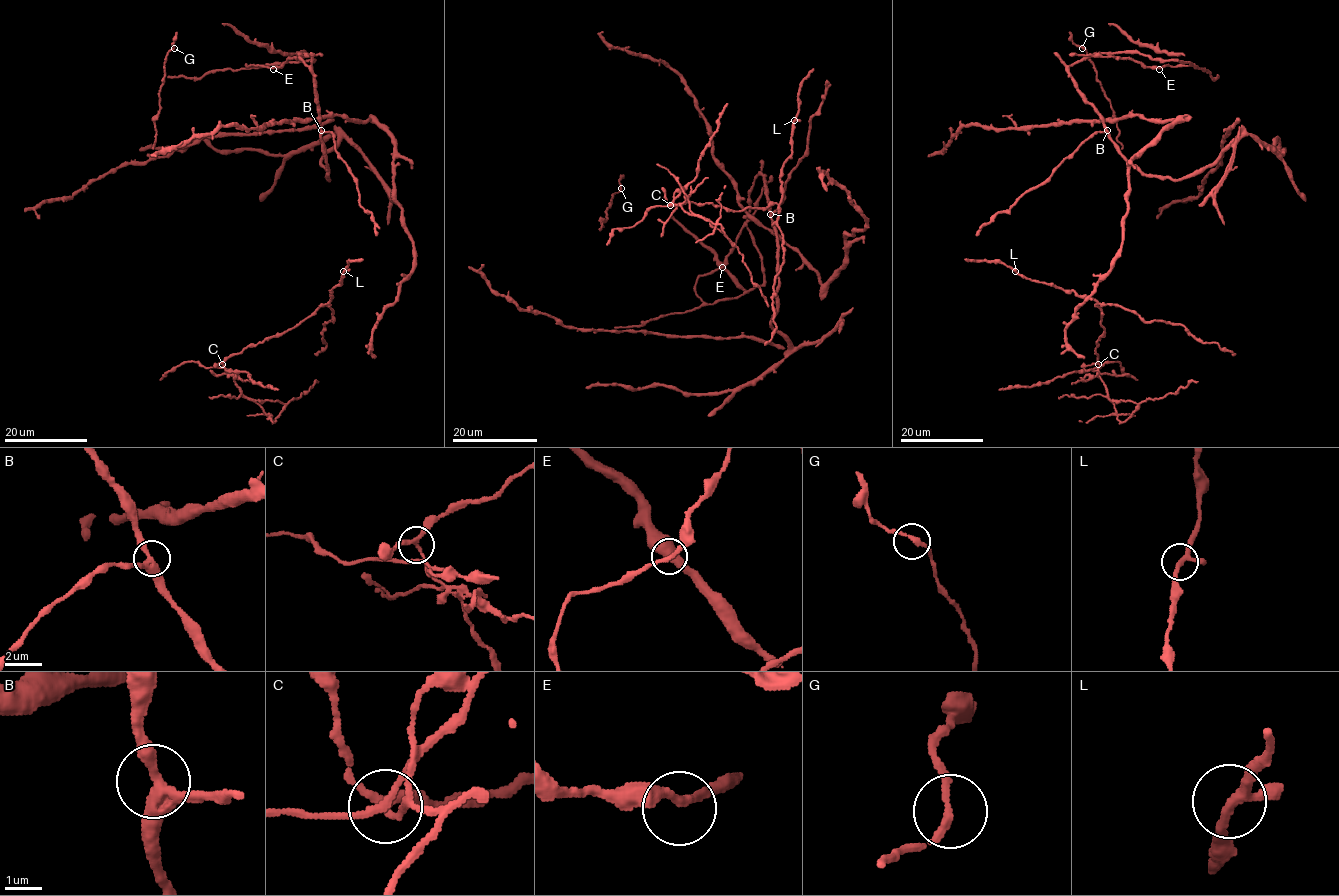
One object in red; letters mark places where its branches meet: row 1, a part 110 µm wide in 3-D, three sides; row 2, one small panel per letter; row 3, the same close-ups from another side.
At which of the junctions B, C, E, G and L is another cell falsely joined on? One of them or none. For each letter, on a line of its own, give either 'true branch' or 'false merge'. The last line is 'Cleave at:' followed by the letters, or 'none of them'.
B: true branch
C: false merge
E: true branch
G: true branch
L: true branch
Cleave at: C

